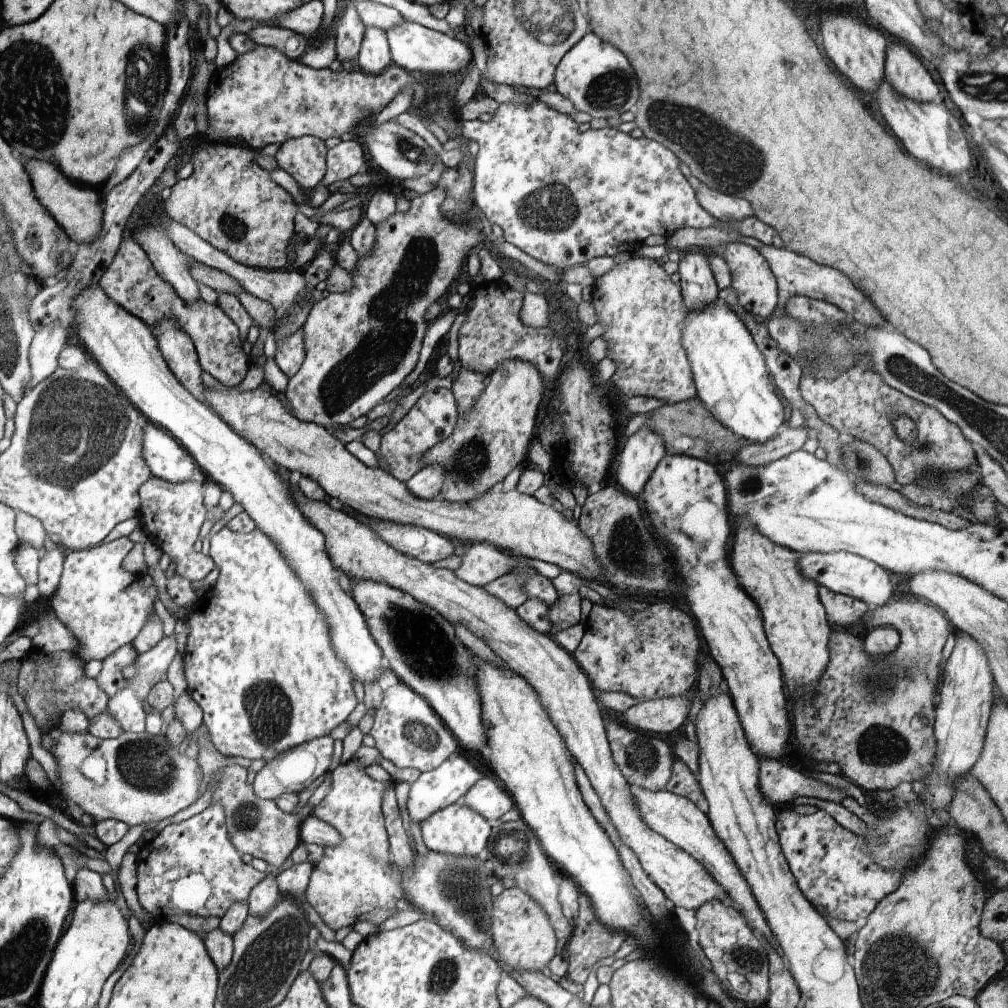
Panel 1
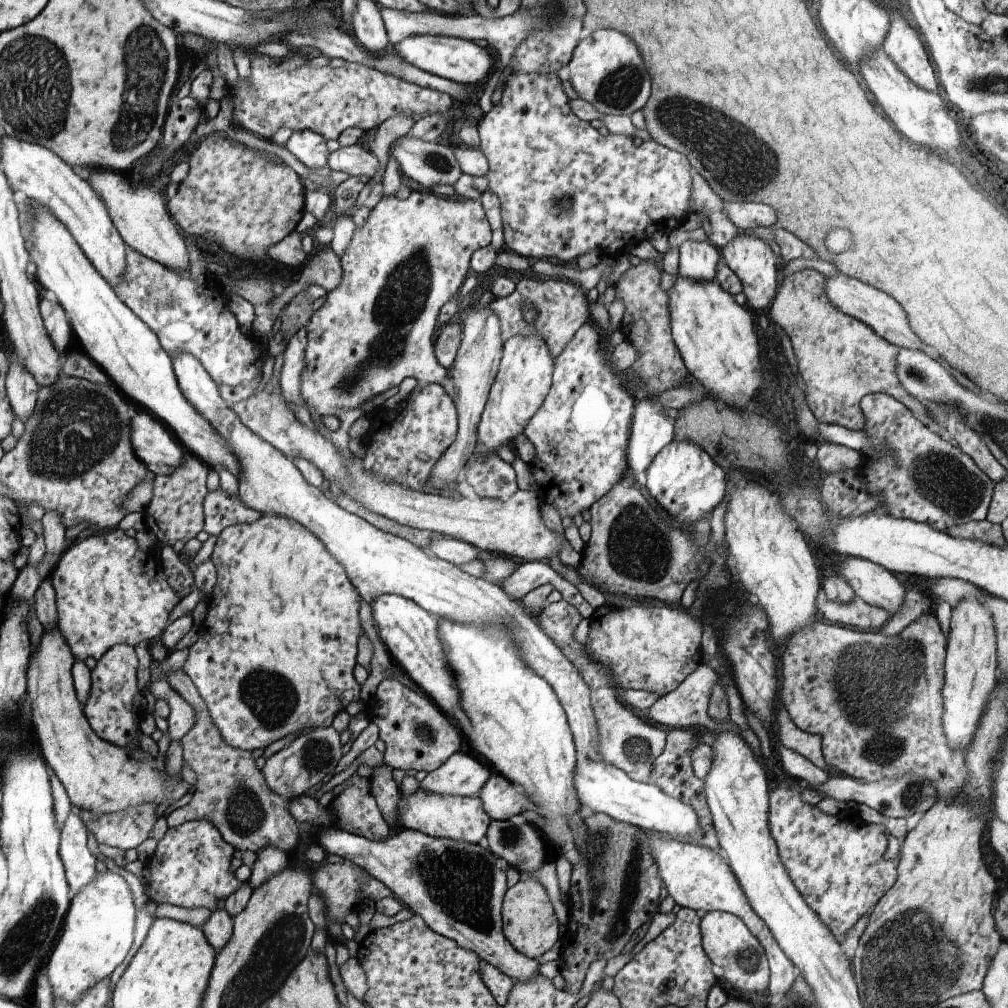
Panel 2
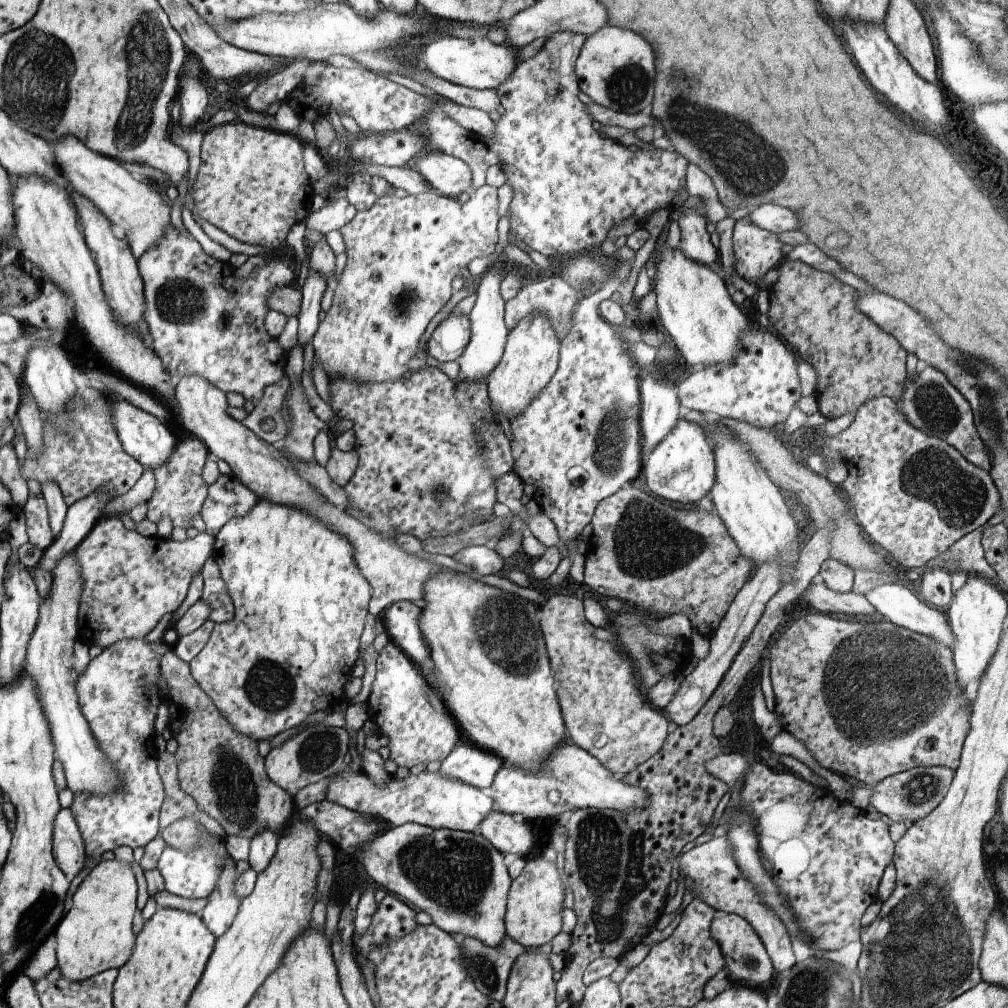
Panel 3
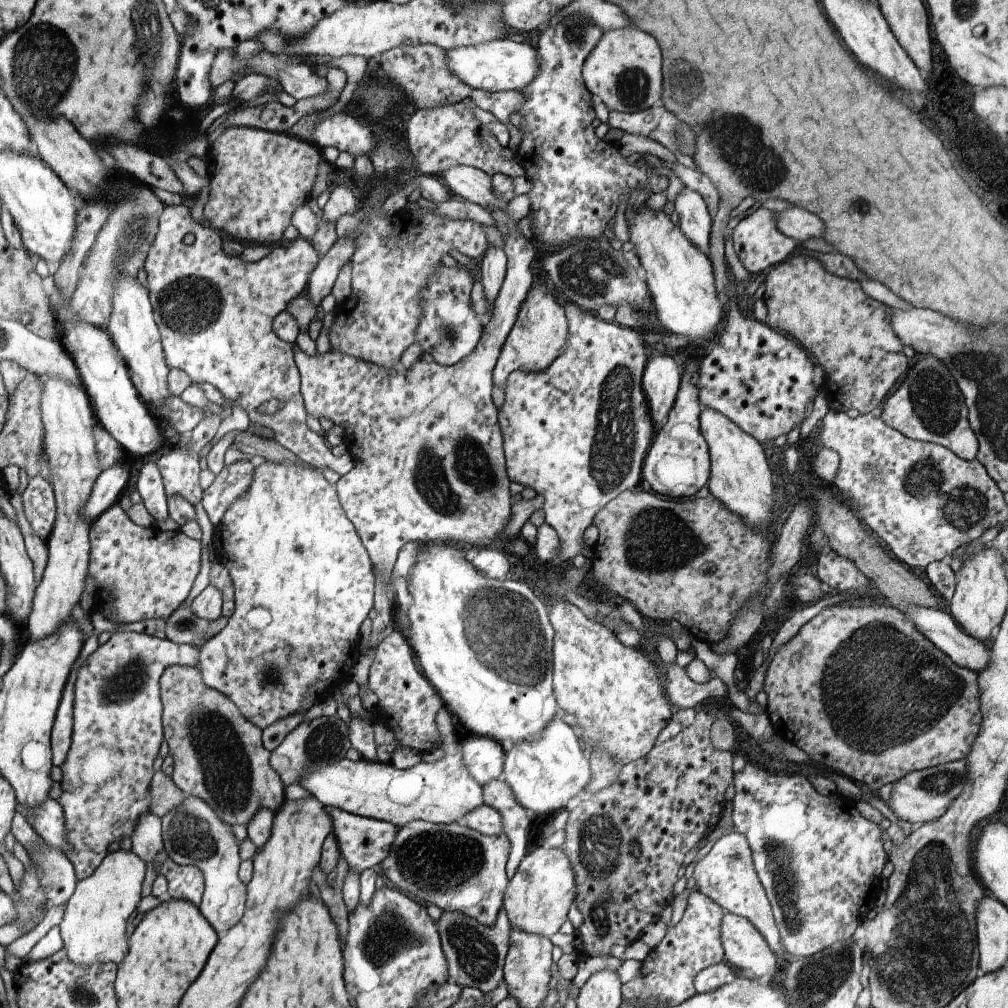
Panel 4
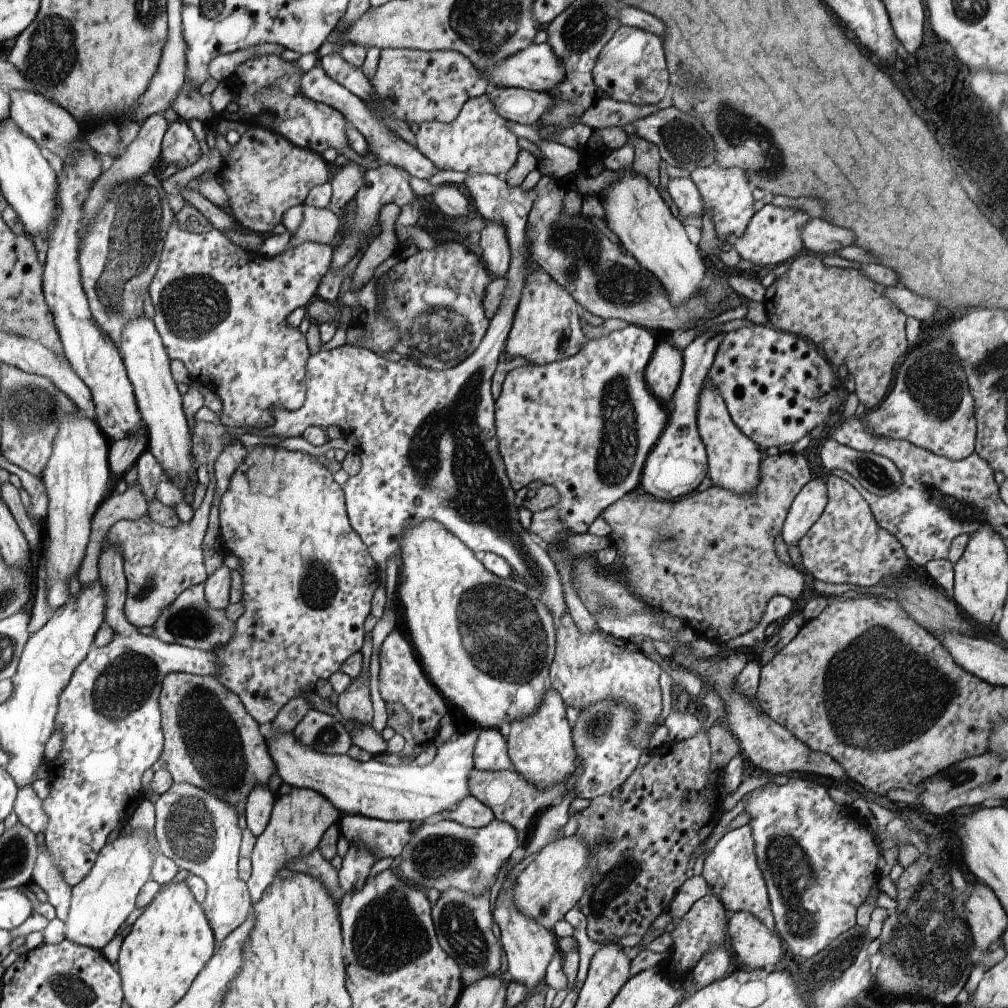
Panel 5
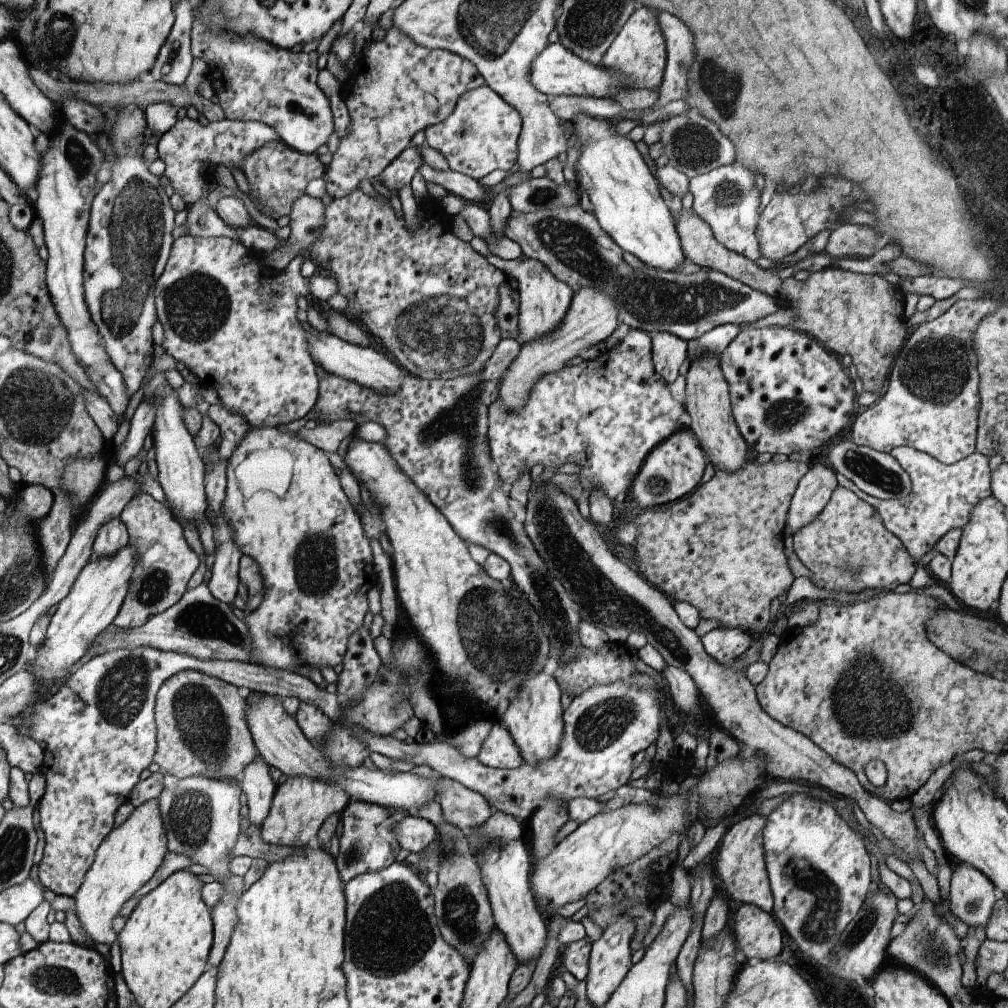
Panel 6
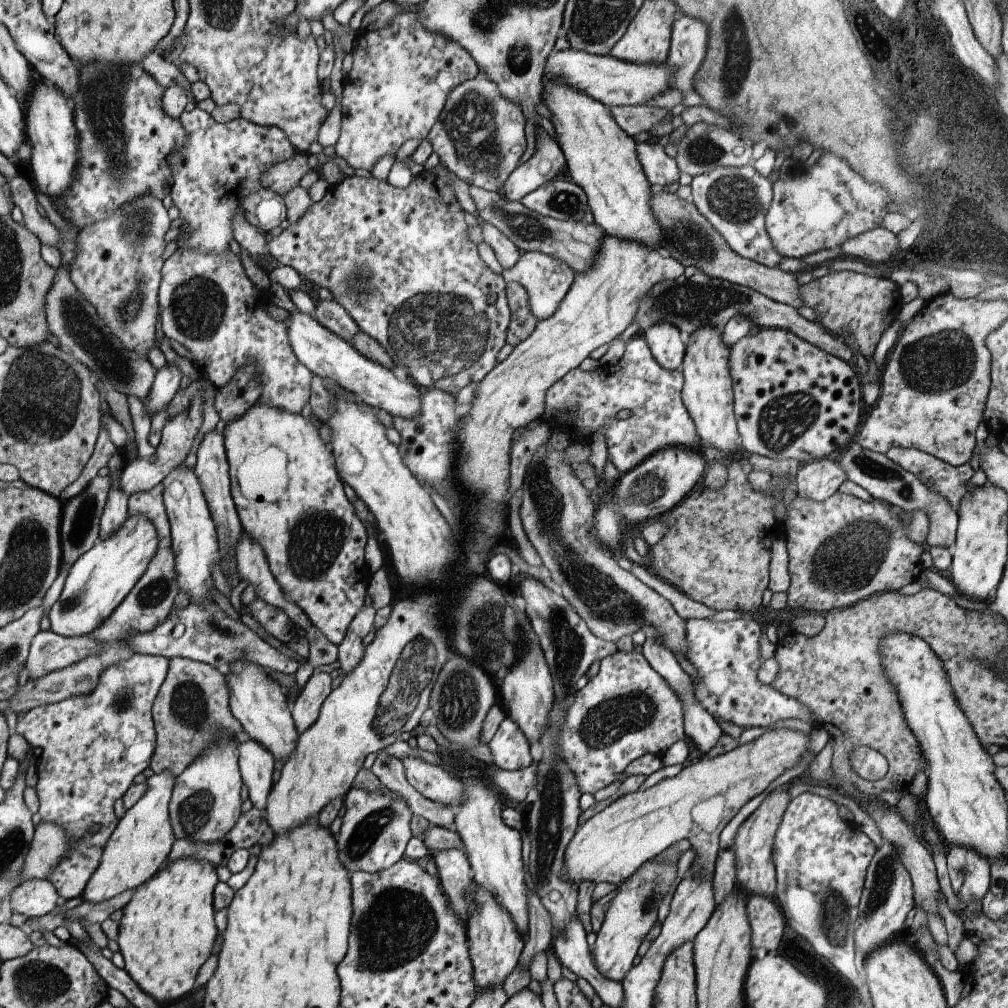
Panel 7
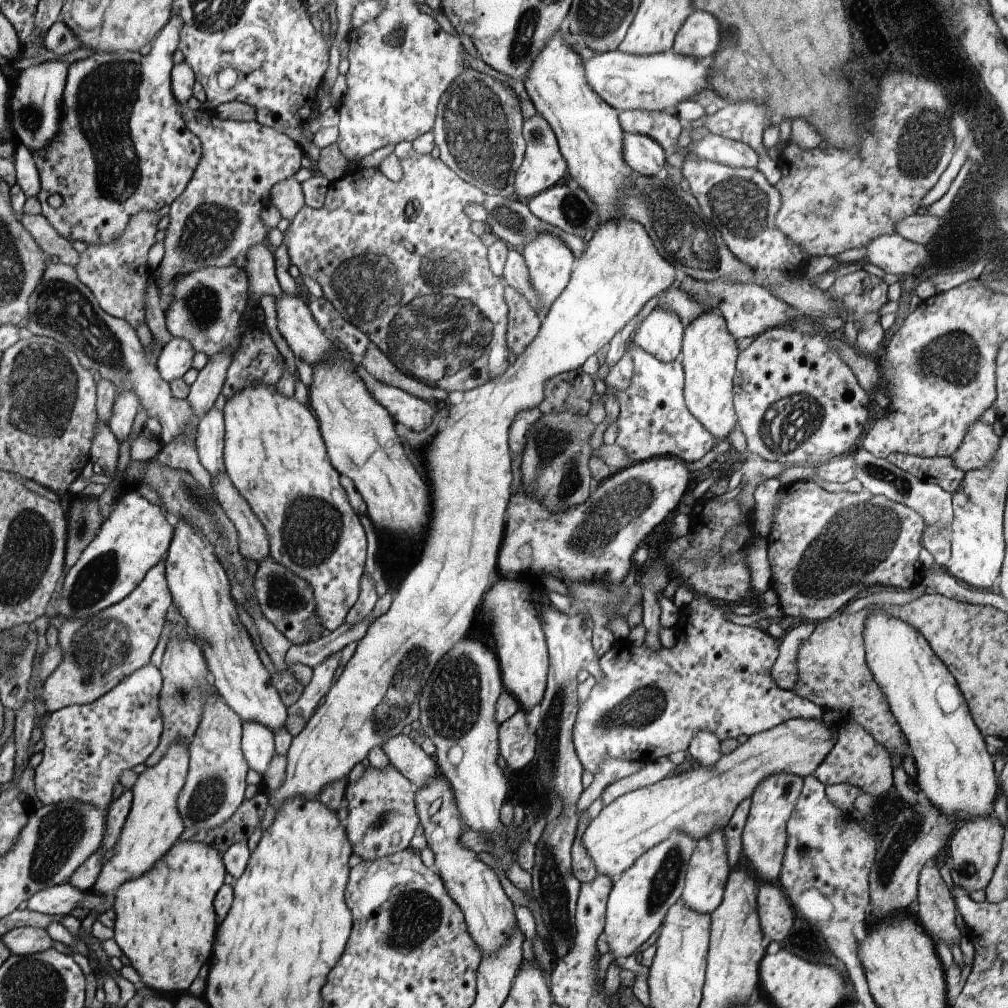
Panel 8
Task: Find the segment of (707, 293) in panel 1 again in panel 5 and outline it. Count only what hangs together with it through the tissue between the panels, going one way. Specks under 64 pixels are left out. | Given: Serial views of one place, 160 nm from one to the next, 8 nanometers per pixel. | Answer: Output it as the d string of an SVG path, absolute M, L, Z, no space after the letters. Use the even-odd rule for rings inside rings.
M691 177L670 179L667 189L673 203L678 206L680 214L684 214L685 218L688 216L702 216L703 200Z

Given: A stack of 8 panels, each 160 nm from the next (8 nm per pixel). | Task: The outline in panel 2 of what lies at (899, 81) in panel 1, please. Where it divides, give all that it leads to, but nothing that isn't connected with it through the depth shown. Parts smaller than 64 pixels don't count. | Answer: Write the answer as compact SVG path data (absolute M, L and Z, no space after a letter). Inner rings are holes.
M900 9L890 10L890 28L881 48L916 86L928 92L941 92L929 54L909 20L902 18Z

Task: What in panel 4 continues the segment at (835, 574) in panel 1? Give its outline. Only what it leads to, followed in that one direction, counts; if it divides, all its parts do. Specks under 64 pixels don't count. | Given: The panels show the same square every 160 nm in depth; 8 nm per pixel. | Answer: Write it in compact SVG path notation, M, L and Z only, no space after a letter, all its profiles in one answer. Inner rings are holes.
M906 607L901 610L922 632L926 638L929 638L942 652L945 652L958 666L976 671L979 673L987 667L991 657L991 649L987 644L970 636L966 631L956 624L955 618L948 614L947 610L924 608L924 607Z

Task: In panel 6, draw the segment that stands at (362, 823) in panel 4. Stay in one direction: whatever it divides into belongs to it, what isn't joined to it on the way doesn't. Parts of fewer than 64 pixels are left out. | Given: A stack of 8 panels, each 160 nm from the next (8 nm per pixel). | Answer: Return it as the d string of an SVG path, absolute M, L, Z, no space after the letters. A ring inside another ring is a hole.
M411 814L400 817L393 831L396 833L399 848L410 852L421 852L438 841L439 831L429 820Z

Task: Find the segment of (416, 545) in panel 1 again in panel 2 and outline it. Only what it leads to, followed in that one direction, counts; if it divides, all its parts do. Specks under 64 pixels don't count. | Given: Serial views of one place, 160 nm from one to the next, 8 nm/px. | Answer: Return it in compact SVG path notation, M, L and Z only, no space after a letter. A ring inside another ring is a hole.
M438 534L434 536L426 551L430 557L437 556L458 567L460 564L468 564L478 559L480 550L466 541Z

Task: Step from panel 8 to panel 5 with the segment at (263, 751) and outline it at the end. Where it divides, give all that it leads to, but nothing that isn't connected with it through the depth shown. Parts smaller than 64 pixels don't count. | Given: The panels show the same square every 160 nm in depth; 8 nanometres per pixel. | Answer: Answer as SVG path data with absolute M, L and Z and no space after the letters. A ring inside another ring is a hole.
M258 786L248 796L244 816L247 827L256 836L260 836L267 827L277 795L266 787Z

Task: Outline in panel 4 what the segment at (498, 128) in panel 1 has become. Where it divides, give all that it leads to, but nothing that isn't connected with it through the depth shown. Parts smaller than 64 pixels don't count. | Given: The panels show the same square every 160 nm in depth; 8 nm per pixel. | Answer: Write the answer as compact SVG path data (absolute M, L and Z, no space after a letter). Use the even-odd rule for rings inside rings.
M582 13L565 16L561 21L548 25L541 30L537 44L538 74L530 84L519 89L525 98L519 113L526 120L526 127L513 159L525 170L525 177L532 183L528 192L531 200L528 217L532 220L534 238L546 244L560 246L572 240L598 238L626 194L630 196L635 188L647 188L651 196L666 190L669 183L667 176L657 175L643 160L628 164L617 144L609 144L594 133L592 120L596 115L590 99L592 94L583 81L582 67L603 34L603 30ZM460 165L449 168L440 178L453 196L464 198L488 210L496 220L497 230L503 236L507 271L493 302L491 319L483 327L476 348L460 362L449 367L419 358L409 368L400 363L394 367L383 367L332 350L323 355L309 356L298 348L298 368L302 368L302 396L307 412L317 418L330 418L334 425L343 426L350 436L347 452L352 457L354 466L341 475L336 484L342 508L356 526L362 544L373 559L374 570L377 571L377 616L371 624L368 651L378 644L378 634L386 628L394 612L386 584L400 549L407 542L414 541L423 546L430 543L465 542L475 548L486 547L503 536L511 520L511 480L505 463L499 410L492 401L492 387L495 385L493 370L521 304L534 282L530 264L536 256L536 248L531 239L524 237L518 230L519 216L509 217L508 200L495 193L491 181L493 178L489 174L476 167Z

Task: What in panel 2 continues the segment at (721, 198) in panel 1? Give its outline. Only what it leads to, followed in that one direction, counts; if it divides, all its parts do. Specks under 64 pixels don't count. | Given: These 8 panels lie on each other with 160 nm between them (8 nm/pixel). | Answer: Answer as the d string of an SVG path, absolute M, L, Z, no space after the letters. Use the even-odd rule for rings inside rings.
M726 202L724 210L739 230L752 230L758 226L774 227L778 218L774 208L756 202Z

